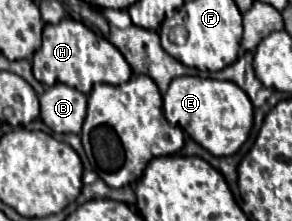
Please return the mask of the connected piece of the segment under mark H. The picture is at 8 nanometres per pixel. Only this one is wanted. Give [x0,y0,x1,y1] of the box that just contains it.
[32,17,132,95]

